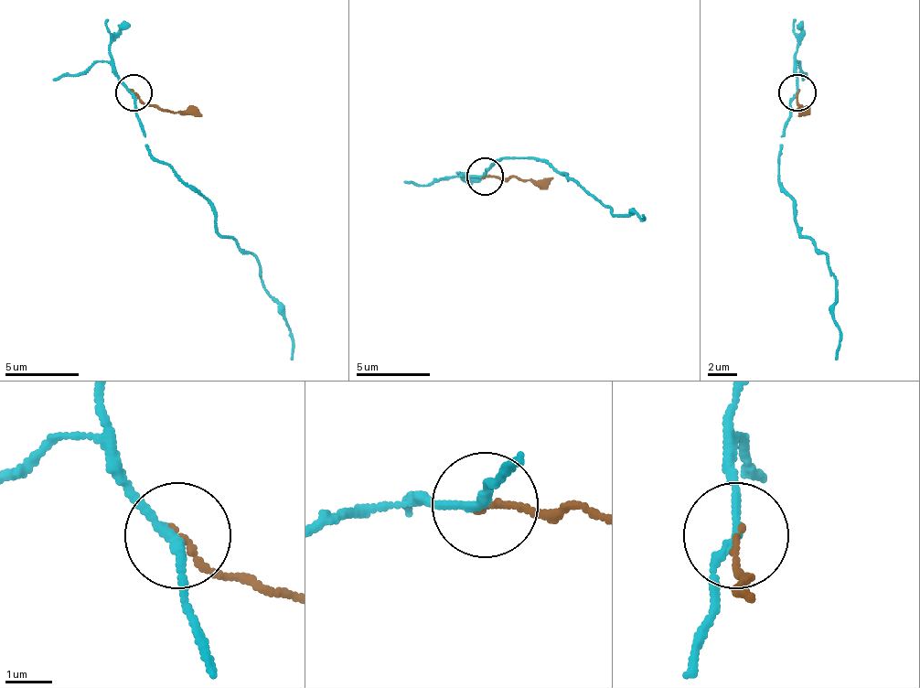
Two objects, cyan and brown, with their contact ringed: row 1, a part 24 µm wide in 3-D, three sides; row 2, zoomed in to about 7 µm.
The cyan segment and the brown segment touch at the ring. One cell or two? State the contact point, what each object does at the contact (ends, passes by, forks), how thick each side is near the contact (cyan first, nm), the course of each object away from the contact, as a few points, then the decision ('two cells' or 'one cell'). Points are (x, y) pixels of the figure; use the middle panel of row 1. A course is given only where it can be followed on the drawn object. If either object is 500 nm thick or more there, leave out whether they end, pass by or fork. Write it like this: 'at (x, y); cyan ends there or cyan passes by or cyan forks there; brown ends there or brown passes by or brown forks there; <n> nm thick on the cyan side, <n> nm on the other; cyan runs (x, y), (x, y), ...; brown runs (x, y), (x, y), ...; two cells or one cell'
at (485, 176); cyan passes by; brown ends there; 170 nm thick on the cyan side, 120 nm on the other; cyan runs (486, 177), (497, 158), (545, 158), (560, 173), (571, 177), (615, 214), (644, 218), (640, 214); brown runs (486, 177), (552, 177); two cells

